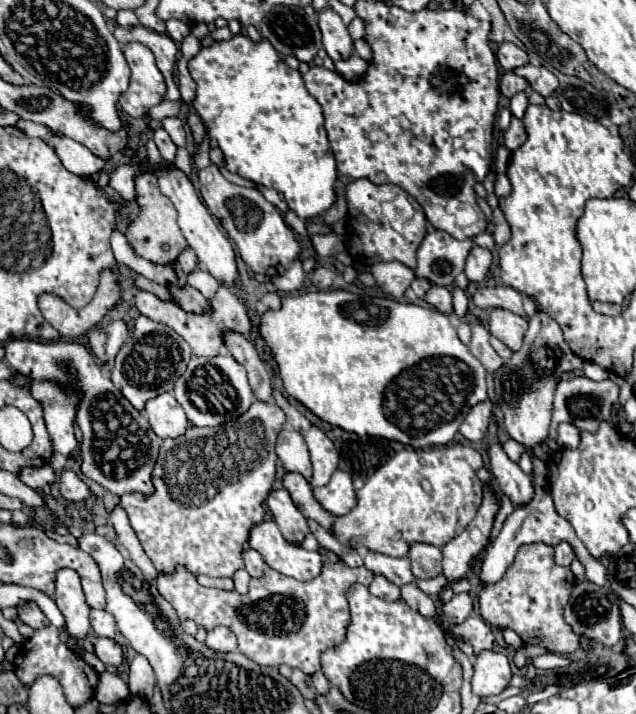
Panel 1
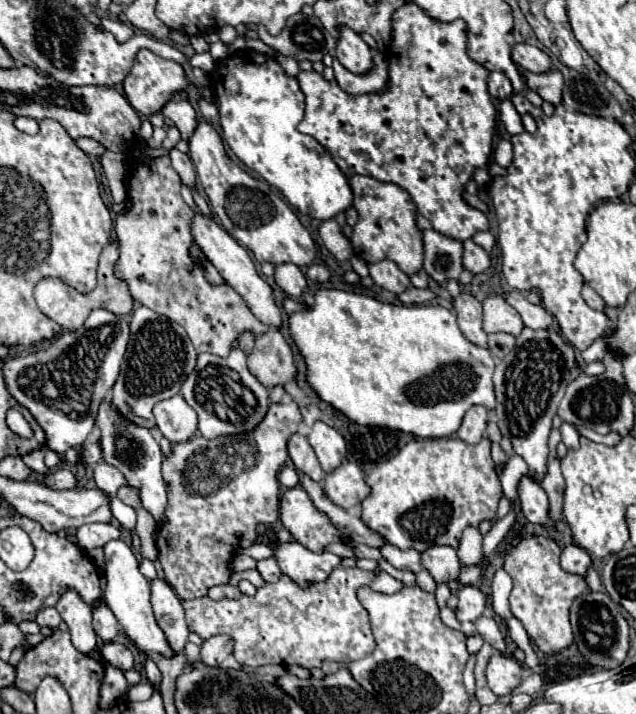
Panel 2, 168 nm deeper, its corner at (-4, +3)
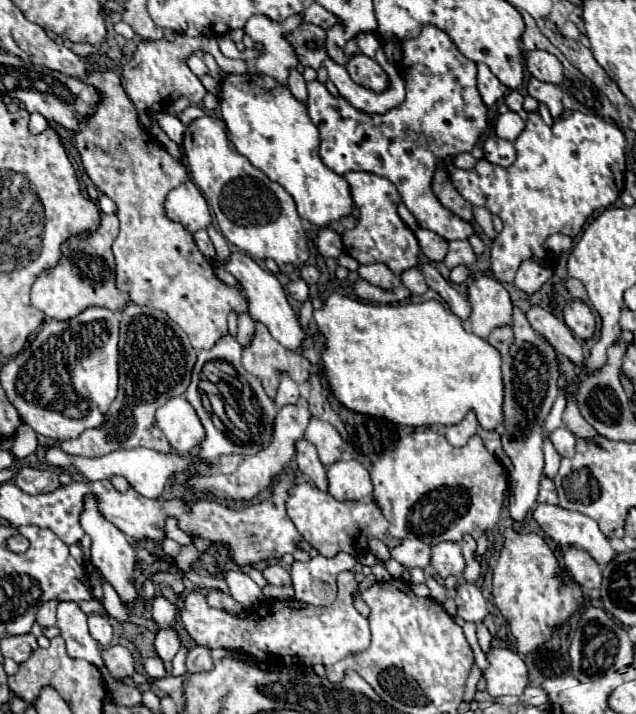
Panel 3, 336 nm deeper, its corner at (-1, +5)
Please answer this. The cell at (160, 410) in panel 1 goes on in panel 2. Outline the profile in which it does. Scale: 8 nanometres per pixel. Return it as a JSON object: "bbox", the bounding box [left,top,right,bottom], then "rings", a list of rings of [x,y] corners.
{"bbox":[153,394,197,442],"rings":[[[181,394],[157,402],[153,414],[159,432],[169,442],[185,442],[197,432],[197,414]]]}

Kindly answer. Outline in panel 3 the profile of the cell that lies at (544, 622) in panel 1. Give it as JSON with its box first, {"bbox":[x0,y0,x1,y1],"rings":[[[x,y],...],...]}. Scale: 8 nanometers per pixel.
{"bbox":[494,528,584,654],"rings":[[[512,528],[504,532],[504,548],[494,568],[494,600],[502,616],[510,624],[516,638],[516,650],[528,654],[550,638],[554,626],[568,620],[568,616],[584,602],[578,584],[562,576],[554,552],[538,534],[518,534]]]}

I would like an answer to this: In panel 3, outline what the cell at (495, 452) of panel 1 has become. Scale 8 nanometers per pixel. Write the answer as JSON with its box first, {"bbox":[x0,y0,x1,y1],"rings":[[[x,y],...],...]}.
{"bbox":[532,504,616,564],"rings":[[[538,504],[532,514],[540,528],[554,542],[562,546],[578,546],[590,552],[590,556],[600,564],[610,564],[614,560],[616,550],[610,546],[610,540],[600,532],[596,520],[580,512],[570,512],[550,504]]]}

